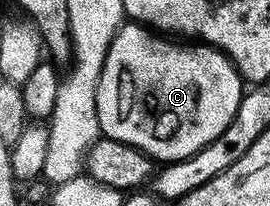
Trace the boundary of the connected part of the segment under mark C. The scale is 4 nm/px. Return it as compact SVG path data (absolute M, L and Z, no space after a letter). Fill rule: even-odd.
M123 24L108 48L94 95L100 128L105 137L135 146L151 159L165 164L192 156L223 134L236 116L243 93L244 83L237 68L213 46L183 44L141 24Z

